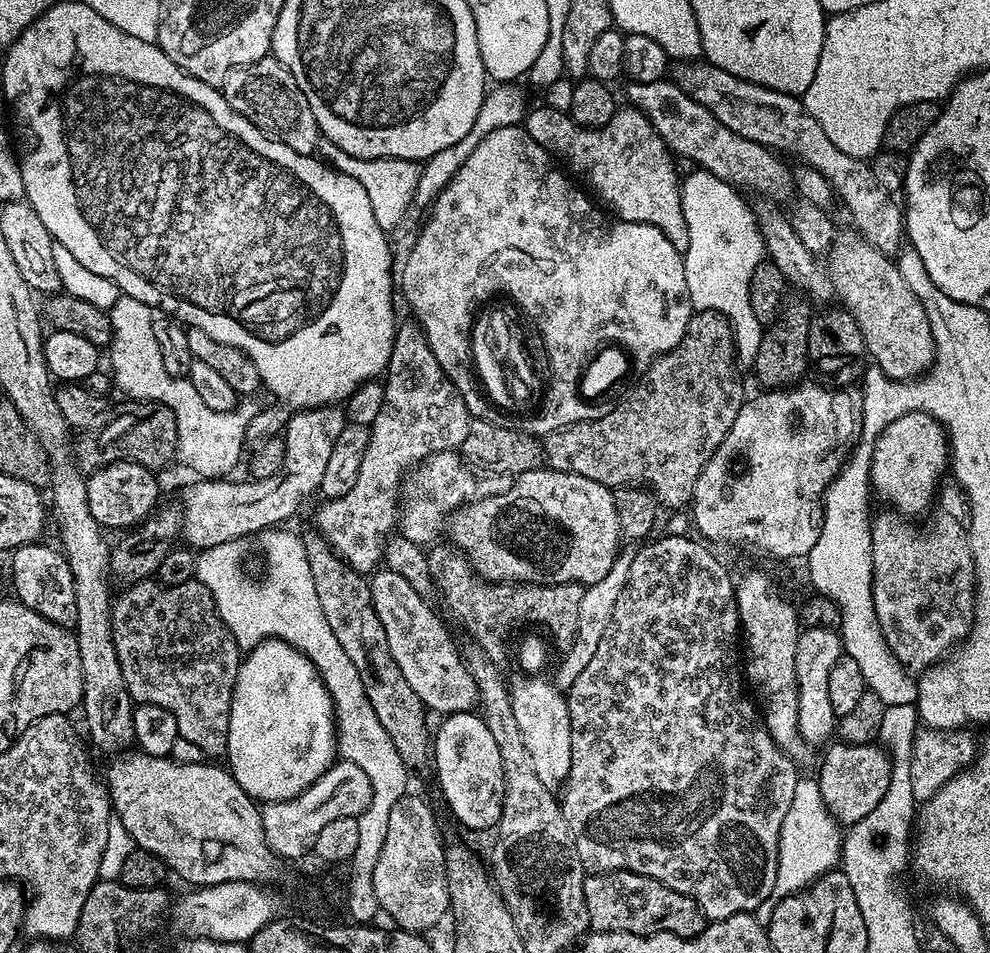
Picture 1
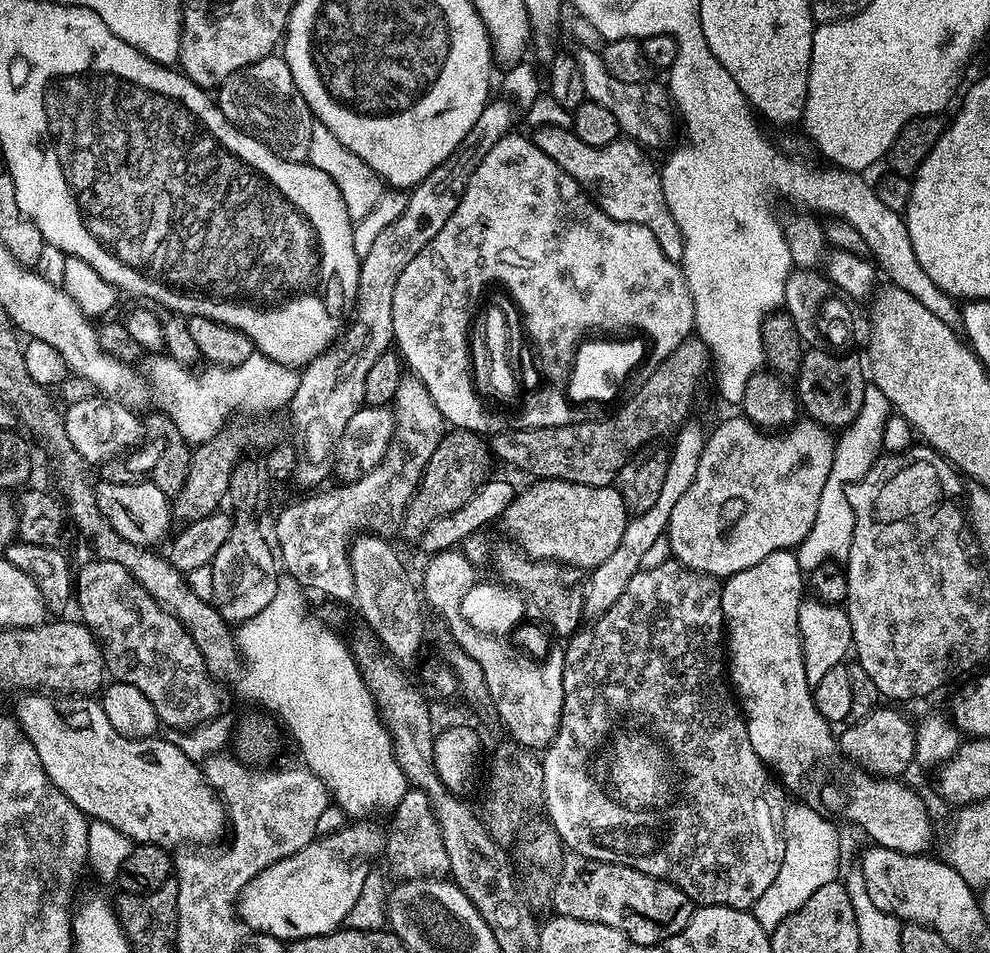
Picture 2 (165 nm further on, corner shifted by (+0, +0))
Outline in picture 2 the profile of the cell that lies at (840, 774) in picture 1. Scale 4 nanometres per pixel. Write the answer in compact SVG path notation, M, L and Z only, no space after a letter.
M877 706L860 720L852 720L839 733L840 751L866 772L881 778L900 778L908 767L913 767L916 729L913 722L892 708Z

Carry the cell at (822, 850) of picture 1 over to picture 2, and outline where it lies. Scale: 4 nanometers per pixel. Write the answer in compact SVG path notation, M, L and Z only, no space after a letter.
M792 802L785 807L784 853L782 866L778 866L778 878L770 882L770 886L762 893L762 898L758 898L758 902L754 902L750 909L752 917L756 919L758 926L762 926L762 930L770 934L782 921L790 918L790 914L794 914L794 910L798 910L798 906L802 906L802 902L806 902L806 898L810 898L810 894L818 890L818 886L826 886L837 879L836 871L840 868L840 836L831 823L835 824L829 817L821 815L805 804Z

